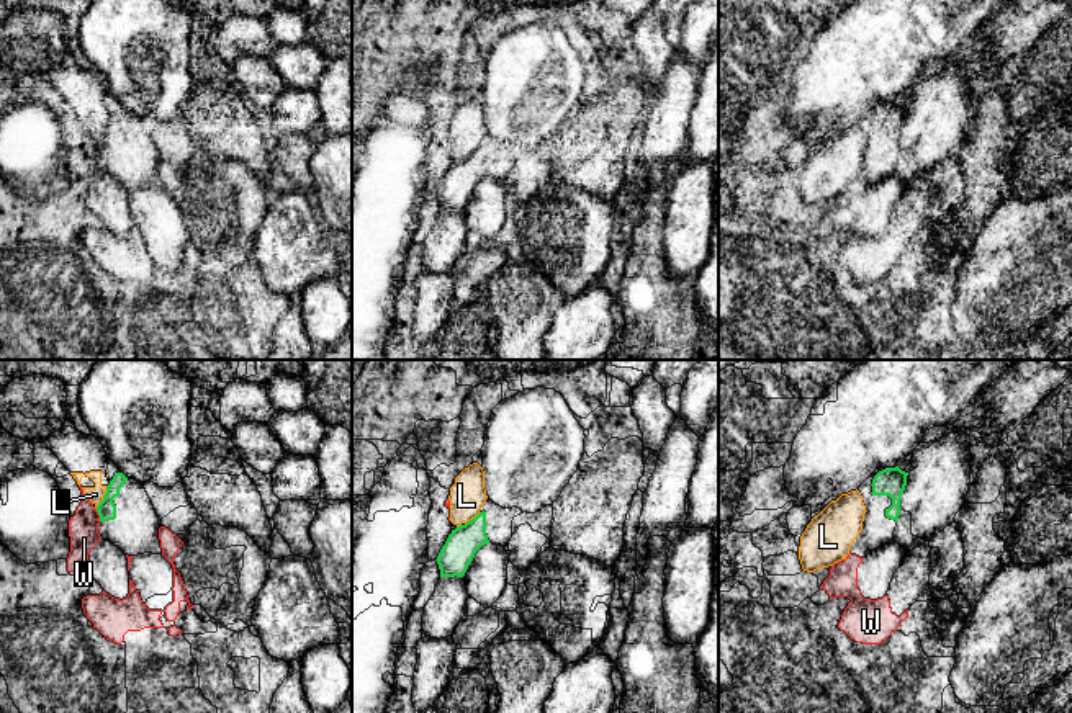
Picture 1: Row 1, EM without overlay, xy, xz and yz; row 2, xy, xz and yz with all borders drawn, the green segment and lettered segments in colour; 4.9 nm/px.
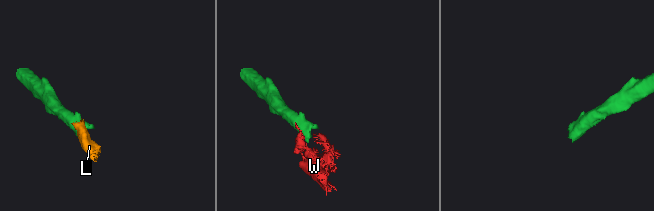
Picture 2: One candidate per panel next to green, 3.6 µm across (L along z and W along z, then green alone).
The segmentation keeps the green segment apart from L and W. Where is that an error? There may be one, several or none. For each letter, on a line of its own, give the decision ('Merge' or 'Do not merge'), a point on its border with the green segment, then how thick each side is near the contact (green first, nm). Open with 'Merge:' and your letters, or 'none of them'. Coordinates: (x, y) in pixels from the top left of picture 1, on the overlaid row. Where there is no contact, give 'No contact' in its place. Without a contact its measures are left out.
Merge: none of them
L: Do not merge. Touches green at xy (103, 497). Thickness 90 nm (green) against 80 nm
W: Do not merge. Touches green at xy (99, 514). Thickness 90 nm (green) against 140 nm

